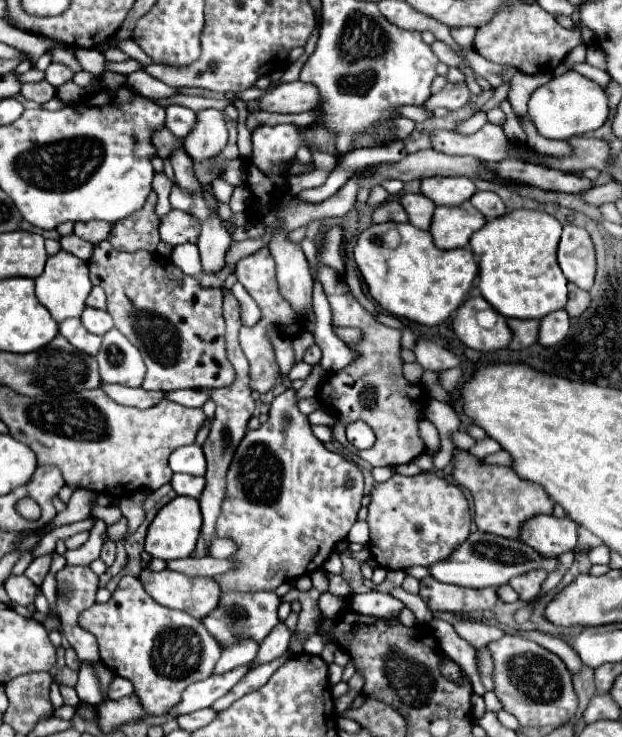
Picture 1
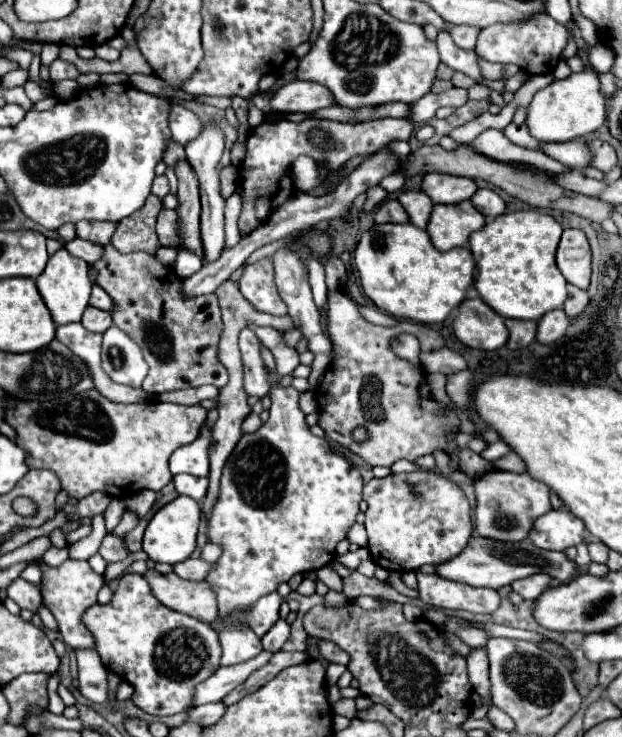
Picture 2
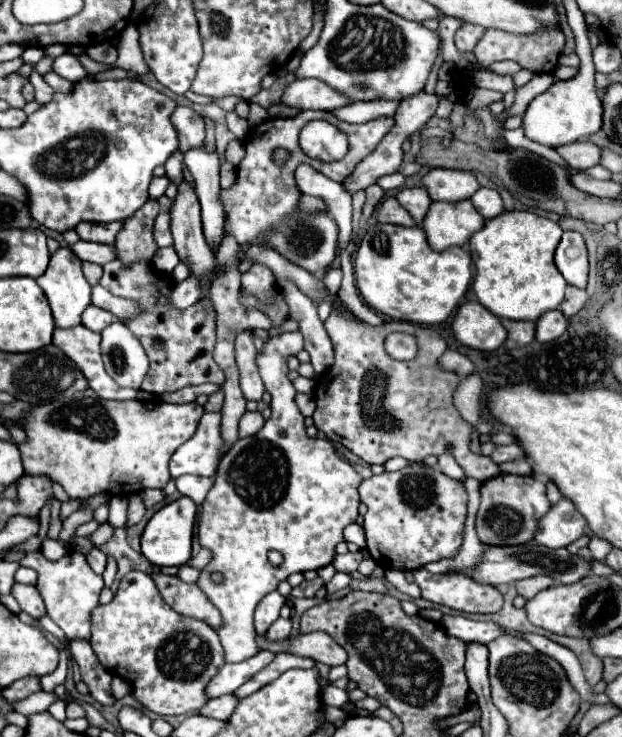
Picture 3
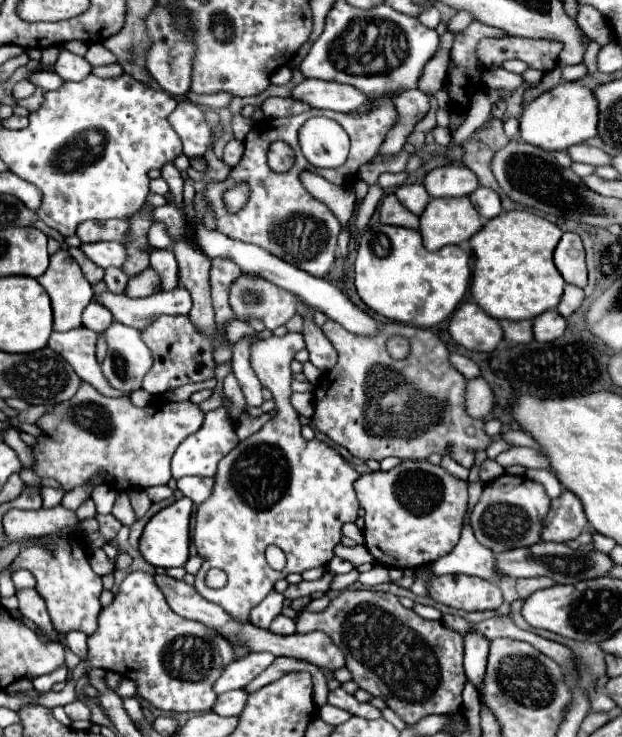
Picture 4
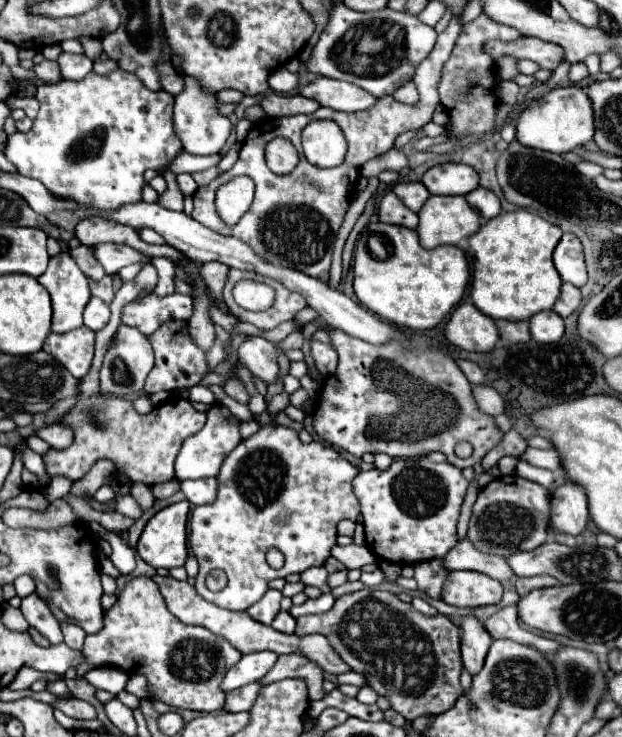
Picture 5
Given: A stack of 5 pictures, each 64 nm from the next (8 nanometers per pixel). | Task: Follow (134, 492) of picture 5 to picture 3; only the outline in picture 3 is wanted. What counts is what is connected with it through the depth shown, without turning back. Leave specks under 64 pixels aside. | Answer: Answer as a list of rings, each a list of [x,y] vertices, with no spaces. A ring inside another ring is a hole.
[[[134,494],[134,496],[130,498],[130,506],[128,506],[128,520],[126,520],[126,528],[130,528],[130,526],[138,524],[138,522],[142,520],[144,512],[146,512],[146,510],[144,510],[144,504],[142,504],[140,496],[138,496],[138,494]]]

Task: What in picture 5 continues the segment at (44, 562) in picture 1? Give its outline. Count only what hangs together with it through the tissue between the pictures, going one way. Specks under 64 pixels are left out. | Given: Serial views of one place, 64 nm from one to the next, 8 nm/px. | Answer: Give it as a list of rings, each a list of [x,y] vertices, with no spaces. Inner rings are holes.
[[[22,575],[18,577],[14,581],[13,585],[15,587],[17,596],[19,596],[20,598],[33,593],[36,589],[34,580],[32,580],[32,578],[27,575]]]

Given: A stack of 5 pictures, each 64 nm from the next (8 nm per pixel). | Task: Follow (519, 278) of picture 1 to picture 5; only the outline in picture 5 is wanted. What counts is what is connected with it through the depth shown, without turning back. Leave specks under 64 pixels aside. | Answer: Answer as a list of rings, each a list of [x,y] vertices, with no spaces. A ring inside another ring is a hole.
[[[516,210],[516,212],[502,212],[496,218],[484,222],[472,238],[468,238],[470,252],[472,252],[472,284],[470,284],[470,298],[474,306],[494,320],[528,320],[542,310],[550,310],[560,296],[562,278],[552,264],[552,252],[562,238],[562,230],[548,220],[540,218],[538,214]]]

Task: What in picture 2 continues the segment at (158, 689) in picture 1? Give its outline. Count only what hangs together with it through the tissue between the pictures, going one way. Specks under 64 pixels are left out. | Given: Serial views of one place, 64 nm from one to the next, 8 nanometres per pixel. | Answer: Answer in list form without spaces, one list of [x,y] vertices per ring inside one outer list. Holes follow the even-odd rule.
[[[124,574],[110,604],[94,604],[82,620],[96,638],[102,664],[108,670],[112,668],[120,680],[130,680],[134,686],[132,702],[148,714],[172,716],[186,712],[192,704],[194,686],[220,668],[218,634],[208,624],[160,604],[140,574]]]

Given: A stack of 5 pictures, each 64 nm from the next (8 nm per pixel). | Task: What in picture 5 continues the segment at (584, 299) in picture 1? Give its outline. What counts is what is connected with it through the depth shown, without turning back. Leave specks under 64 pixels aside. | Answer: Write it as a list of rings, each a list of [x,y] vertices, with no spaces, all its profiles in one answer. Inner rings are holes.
[[[564,284],[564,286],[562,286],[562,294],[560,294],[558,302],[554,304],[554,310],[556,310],[562,318],[566,318],[566,316],[570,316],[570,314],[580,306],[580,302],[582,302],[580,288],[576,288],[576,286],[572,286],[572,284]]]

